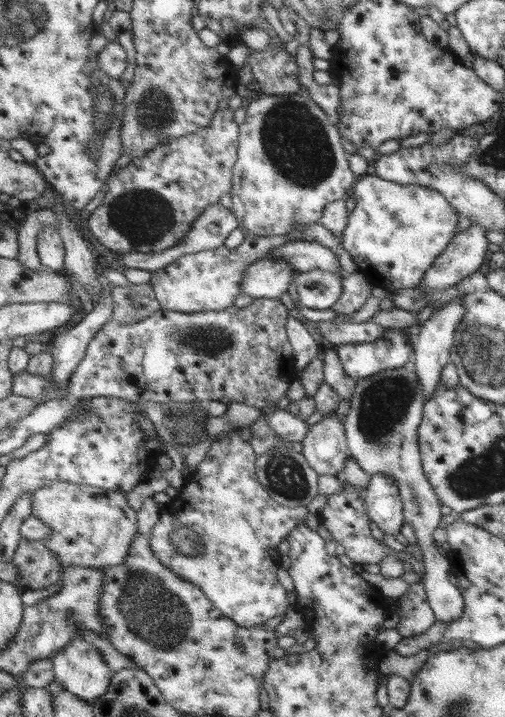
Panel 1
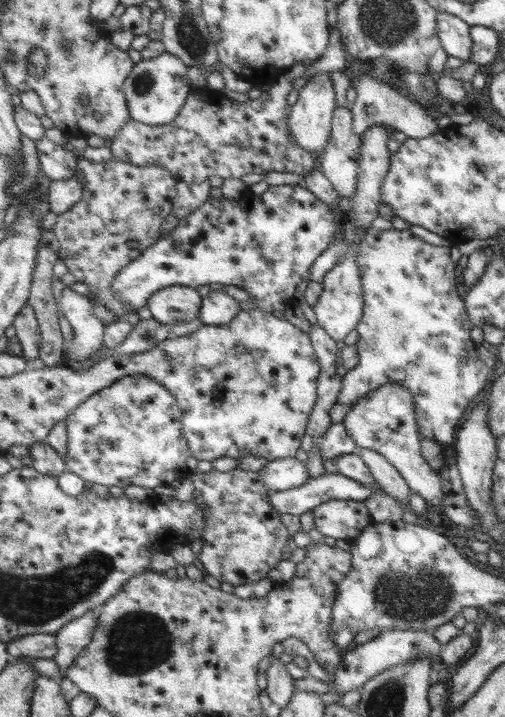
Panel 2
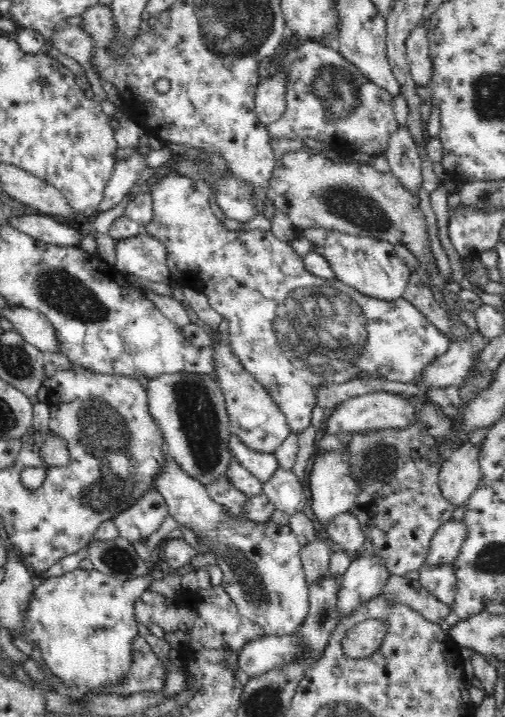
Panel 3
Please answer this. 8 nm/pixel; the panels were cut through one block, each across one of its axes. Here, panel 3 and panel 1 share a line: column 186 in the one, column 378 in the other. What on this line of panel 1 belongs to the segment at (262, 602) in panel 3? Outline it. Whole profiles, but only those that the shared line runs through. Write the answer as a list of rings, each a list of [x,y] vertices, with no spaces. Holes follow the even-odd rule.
[[[387,474],[371,476],[365,500],[367,514],[383,534],[393,538],[401,534],[401,530],[407,526],[405,502],[401,500],[399,484],[391,476]]]

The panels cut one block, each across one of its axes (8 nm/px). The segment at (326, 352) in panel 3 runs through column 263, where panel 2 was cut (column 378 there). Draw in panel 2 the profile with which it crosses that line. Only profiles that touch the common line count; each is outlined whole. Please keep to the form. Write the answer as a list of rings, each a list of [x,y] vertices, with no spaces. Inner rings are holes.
[[[373,226],[365,234],[359,246],[359,266],[365,282],[365,318],[357,326],[359,332],[359,364],[349,368],[343,376],[343,390],[339,406],[357,404],[359,398],[375,392],[391,380],[403,382],[413,390],[417,400],[417,424],[421,436],[435,440],[441,446],[455,444],[455,432],[465,418],[465,410],[477,400],[477,394],[487,382],[487,366],[477,360],[477,344],[471,340],[473,322],[465,306],[463,294],[457,290],[455,262],[451,260],[451,248],[433,246],[409,230],[375,230]]]

